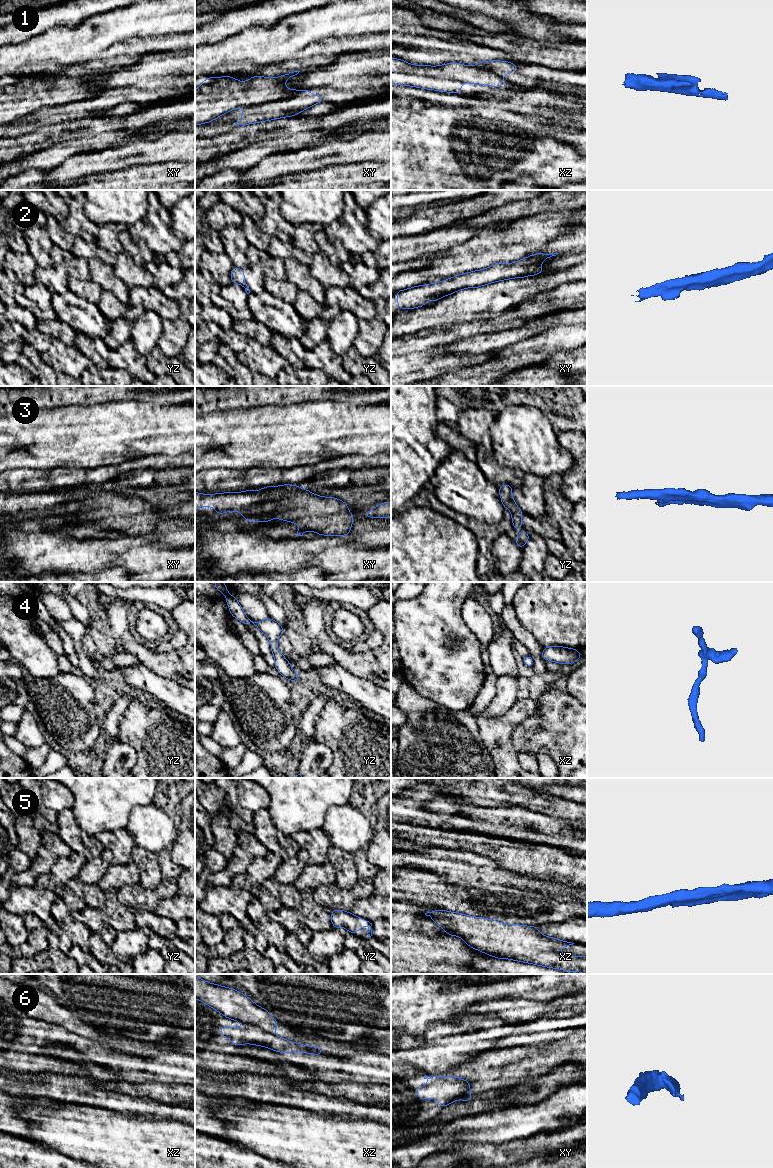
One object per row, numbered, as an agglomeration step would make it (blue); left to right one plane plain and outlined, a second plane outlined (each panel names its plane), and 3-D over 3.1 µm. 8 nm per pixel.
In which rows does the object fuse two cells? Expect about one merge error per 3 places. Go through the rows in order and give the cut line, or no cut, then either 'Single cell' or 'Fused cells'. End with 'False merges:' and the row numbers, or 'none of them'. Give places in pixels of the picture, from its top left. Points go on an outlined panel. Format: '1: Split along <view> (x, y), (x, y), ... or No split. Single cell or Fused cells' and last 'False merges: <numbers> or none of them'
1: Split along xy (298, 91), (284, 98), (245, 105), (243, 107). Fused cells
2: No split. Single cell
3: No split. Single cell
4: No split. Single cell
5: No split. Single cell
6: Split along xz (244, 1024), (252, 1024), (273, 1035). Fused cells
False merges: 1, 6

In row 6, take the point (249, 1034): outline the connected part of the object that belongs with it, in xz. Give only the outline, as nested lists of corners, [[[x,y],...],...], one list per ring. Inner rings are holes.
[[[244,1025],[243,1028],[222,1027],[219,1034],[230,1039],[232,1044],[243,1045],[252,1044],[263,1046],[279,1053],[302,1052],[313,1055],[323,1055],[323,1051],[318,1046],[307,1046],[296,1042],[288,1041],[279,1036],[267,1033],[253,1025]]]

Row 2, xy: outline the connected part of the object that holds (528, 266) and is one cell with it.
[[[541,252],[513,263],[497,263],[486,269],[456,275],[441,282],[398,290],[396,292],[397,304],[400,310],[404,308],[415,309],[425,306],[425,303],[430,299],[435,303],[444,296],[466,288],[478,288],[498,281],[538,275],[545,270],[540,268],[539,265],[547,258],[557,254],[544,254]]]

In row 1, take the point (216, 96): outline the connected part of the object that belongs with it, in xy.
[[[300,71],[279,77],[252,76],[241,82],[231,76],[209,77],[195,90],[195,125],[209,123],[237,107],[252,106],[285,99],[298,90],[289,90],[284,82]]]

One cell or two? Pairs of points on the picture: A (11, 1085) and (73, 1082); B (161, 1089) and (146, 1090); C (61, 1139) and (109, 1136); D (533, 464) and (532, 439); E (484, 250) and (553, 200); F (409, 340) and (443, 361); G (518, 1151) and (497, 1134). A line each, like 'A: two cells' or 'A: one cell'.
A: one cell
B: one cell
C: one cell
D: one cell
E: two cells
F: two cells
G: two cells

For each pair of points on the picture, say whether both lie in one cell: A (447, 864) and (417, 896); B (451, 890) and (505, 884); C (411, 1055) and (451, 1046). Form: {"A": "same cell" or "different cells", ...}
{"A": "different cells", "B": "different cells", "C": "same cell"}

